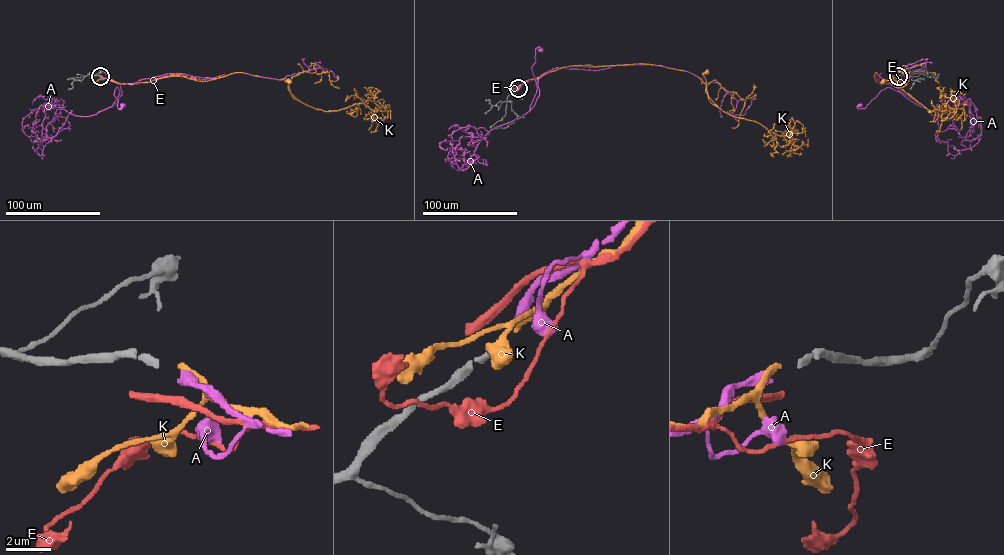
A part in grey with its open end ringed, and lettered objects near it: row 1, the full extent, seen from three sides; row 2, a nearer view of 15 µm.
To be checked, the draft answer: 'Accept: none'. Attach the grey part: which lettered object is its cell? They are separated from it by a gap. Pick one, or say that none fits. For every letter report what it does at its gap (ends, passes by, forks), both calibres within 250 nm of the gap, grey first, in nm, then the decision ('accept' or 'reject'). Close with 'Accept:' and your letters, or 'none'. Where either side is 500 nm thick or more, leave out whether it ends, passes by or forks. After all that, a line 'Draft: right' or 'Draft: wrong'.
A: it ends; calibres 280 and 400 nm; accept
E: it ends; calibres 280 and 440 nm; reject
K: it ends; calibres 280 and 260 nm; reject
Accept: A
Draft: wrong

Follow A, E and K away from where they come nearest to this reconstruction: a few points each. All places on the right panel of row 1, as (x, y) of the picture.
A: (897, 76), (891, 80), (890, 85), (920, 105), (887, 87), (864, 108), (858, 109), (860, 106)
E: (897, 77), (885, 84), (876, 81), (876, 74)
K: (897, 76), (882, 84), (874, 75), (876, 72), (885, 79), (893, 78), (904, 91), (892, 81), (882, 82)

